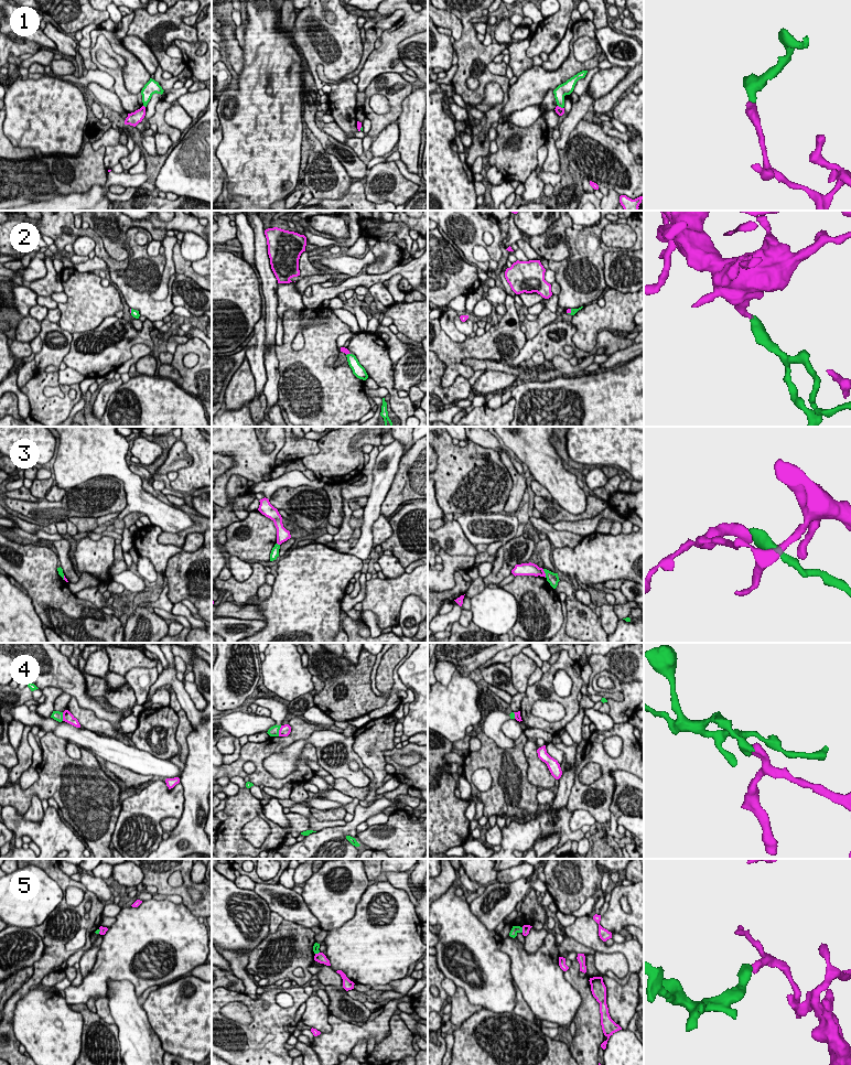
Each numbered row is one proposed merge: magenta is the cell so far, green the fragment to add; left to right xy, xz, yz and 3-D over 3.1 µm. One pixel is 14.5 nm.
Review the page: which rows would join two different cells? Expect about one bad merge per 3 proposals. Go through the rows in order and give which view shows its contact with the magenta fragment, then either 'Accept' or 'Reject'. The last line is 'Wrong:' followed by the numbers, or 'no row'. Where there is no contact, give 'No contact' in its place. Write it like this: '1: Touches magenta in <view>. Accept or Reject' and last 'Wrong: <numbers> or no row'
1: Touches magenta in yz. Reject
2: Touches magenta in yz. Accept
3: Touches magenta in yz. Reject
4: Touches magenta in xz. Reject
5: Touches magenta in yz. Reject
Wrong: 1, 3, 4, 5

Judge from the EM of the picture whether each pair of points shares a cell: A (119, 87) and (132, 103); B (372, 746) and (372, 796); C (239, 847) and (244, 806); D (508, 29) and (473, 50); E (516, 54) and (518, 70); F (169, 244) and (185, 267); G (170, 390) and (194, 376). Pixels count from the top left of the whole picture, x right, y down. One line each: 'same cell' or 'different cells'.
A: same cell
B: same cell
C: same cell
D: different cells
E: same cell
F: different cells
G: different cells

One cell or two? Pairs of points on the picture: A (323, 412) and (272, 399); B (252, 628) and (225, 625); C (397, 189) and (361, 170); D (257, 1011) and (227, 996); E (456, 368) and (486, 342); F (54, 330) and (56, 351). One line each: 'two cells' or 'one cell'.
A: two cells
B: one cell
C: two cells
D: one cell
E: one cell
F: one cell

